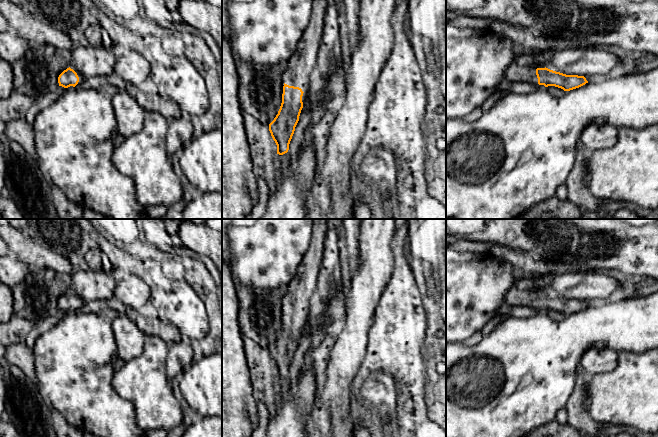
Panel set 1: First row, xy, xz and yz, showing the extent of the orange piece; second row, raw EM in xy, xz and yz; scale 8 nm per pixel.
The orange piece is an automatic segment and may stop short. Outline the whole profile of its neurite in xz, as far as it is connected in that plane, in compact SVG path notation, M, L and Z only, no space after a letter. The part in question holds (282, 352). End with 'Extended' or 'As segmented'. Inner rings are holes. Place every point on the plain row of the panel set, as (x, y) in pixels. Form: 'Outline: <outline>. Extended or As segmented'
Outline: M313 219L311 243L297 270L295 280L288 285L282 327L278 338L269 348L269 355L277 369L279 379L289 374L303 332L302 320L308 314L310 297L317 290L327 229L327 219Z. Extended

